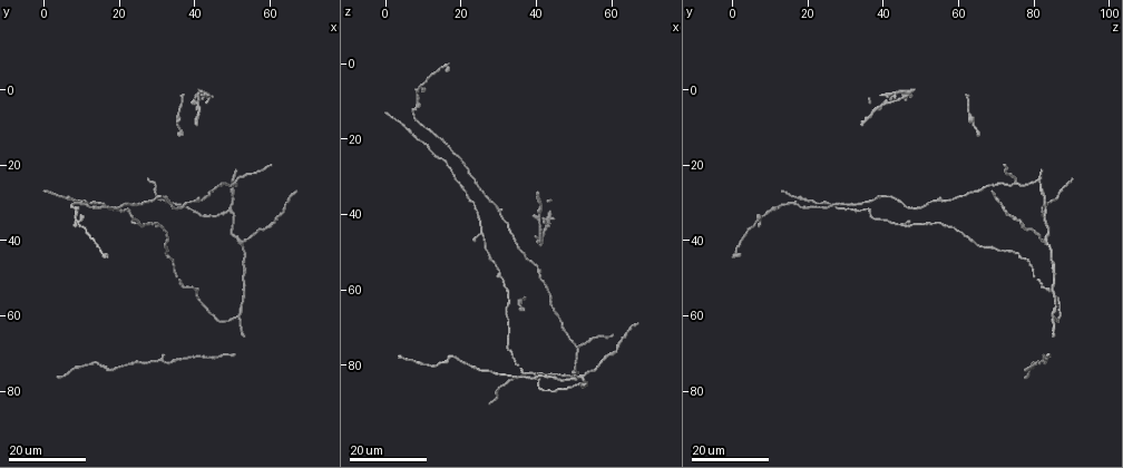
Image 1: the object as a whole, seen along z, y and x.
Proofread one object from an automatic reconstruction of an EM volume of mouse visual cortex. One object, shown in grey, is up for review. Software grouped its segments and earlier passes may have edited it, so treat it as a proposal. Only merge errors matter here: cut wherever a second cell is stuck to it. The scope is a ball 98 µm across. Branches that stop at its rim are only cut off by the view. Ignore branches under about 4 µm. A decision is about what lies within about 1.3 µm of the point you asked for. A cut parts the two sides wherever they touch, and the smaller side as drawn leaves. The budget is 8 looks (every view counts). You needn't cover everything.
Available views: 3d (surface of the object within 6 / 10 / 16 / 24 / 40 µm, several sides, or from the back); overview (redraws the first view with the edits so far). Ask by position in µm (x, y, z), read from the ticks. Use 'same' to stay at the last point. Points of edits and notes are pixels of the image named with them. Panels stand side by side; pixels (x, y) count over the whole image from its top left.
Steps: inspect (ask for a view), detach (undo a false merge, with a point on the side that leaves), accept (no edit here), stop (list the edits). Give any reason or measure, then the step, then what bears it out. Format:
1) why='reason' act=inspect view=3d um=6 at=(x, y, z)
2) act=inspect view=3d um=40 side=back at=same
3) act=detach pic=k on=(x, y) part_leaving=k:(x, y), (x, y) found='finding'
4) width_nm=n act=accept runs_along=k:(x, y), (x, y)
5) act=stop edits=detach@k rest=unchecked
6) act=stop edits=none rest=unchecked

why='sudden change in width' act=inspect view=3d um=24 at=(17.5, 74.0, 78.0)

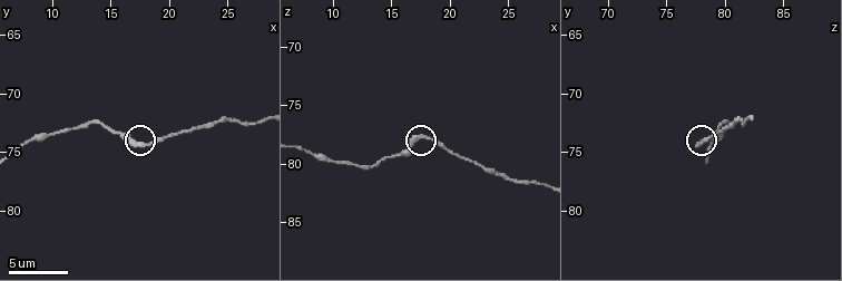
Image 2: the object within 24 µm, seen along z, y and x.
why='zoom in' act=inspect view=3d um=6 at=(17.6, 74.4, 77.8)

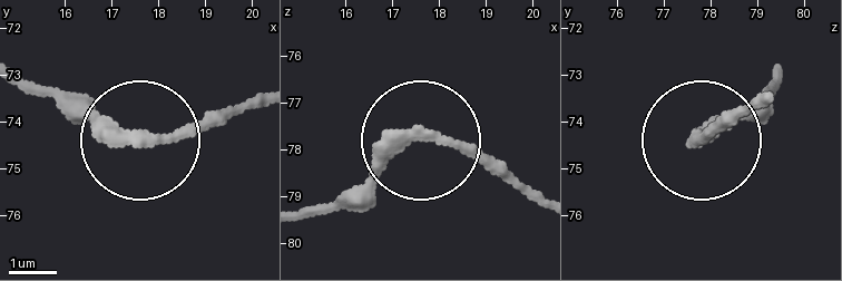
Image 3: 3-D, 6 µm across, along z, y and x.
act=accept found='one cell here'

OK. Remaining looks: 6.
why='a fork' act=inspect view=3d um=16 at=(48.5, 32.0, 83.5)

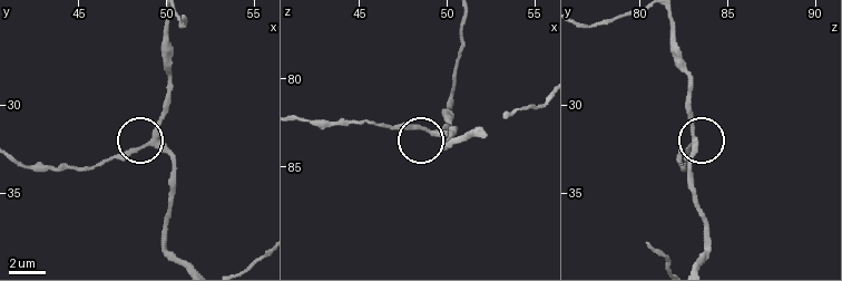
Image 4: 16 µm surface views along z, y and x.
why='closer look' act=inspect view=3d um=10 at=(49.0, 32.1, 83.1)

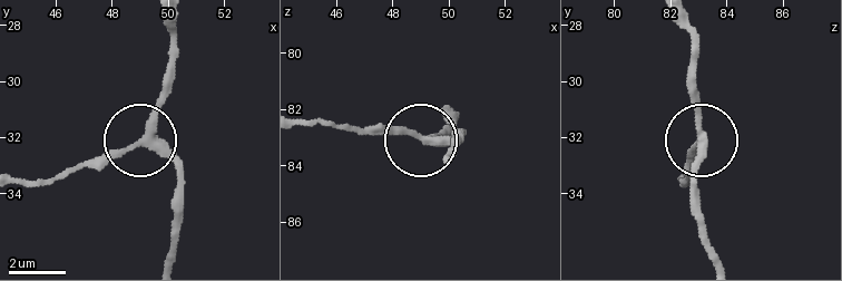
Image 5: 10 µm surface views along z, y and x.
side_arm_um=31 act=accept found='continuous, no second cell'

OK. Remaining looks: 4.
why='branch point' act=inspect view=3d um=16 at=(52.0, 41.0, 83.0)

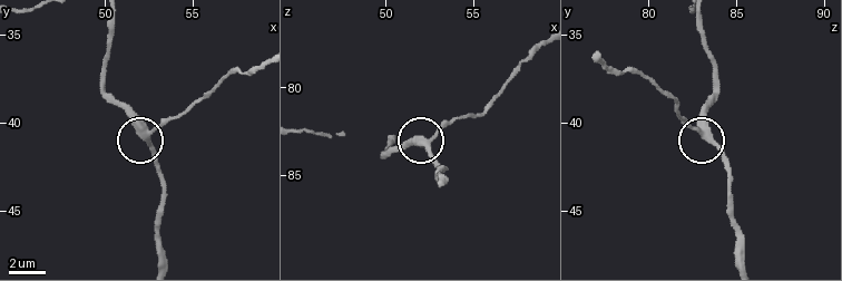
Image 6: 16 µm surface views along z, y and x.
act=inspect view=3d um=10 at=(52.5, 40.6, 83.1)

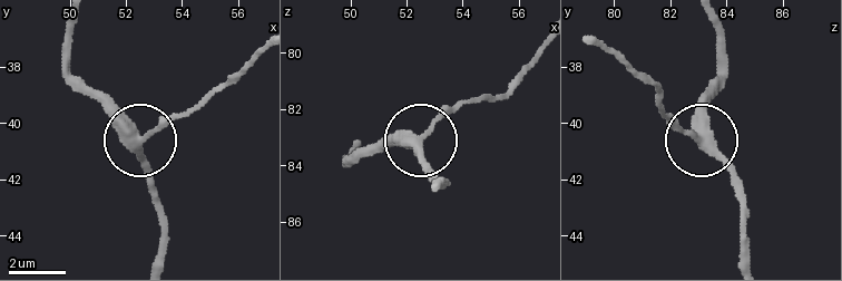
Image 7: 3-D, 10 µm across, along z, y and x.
side_arm_um=27 act=accept runs_along=7:(740, 220), (725, 164), (663, 109) found='continuous, no second cell'

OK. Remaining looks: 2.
why='side arm on a straight run' act=inspect view=3d um=16 at=(25.5, 36.5, 44.0)

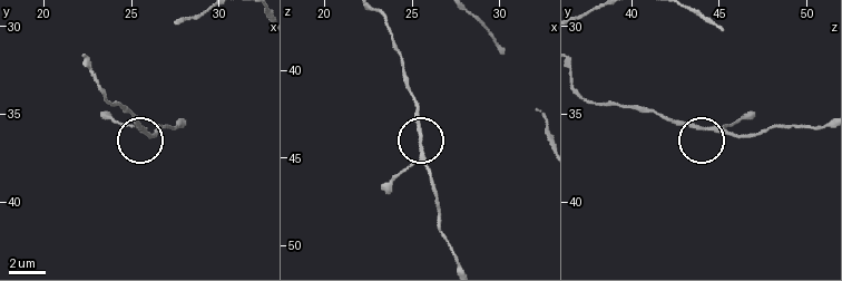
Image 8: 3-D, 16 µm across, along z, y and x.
act=inspect view=3d um=10 at=(25.6, 35.9, 44.3)

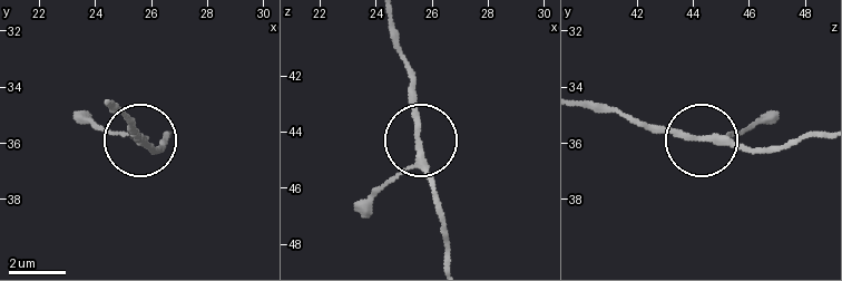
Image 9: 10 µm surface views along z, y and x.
arms=3 act=accept found='one cell here'

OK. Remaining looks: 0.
act=stop edits=none rest=unchecked

